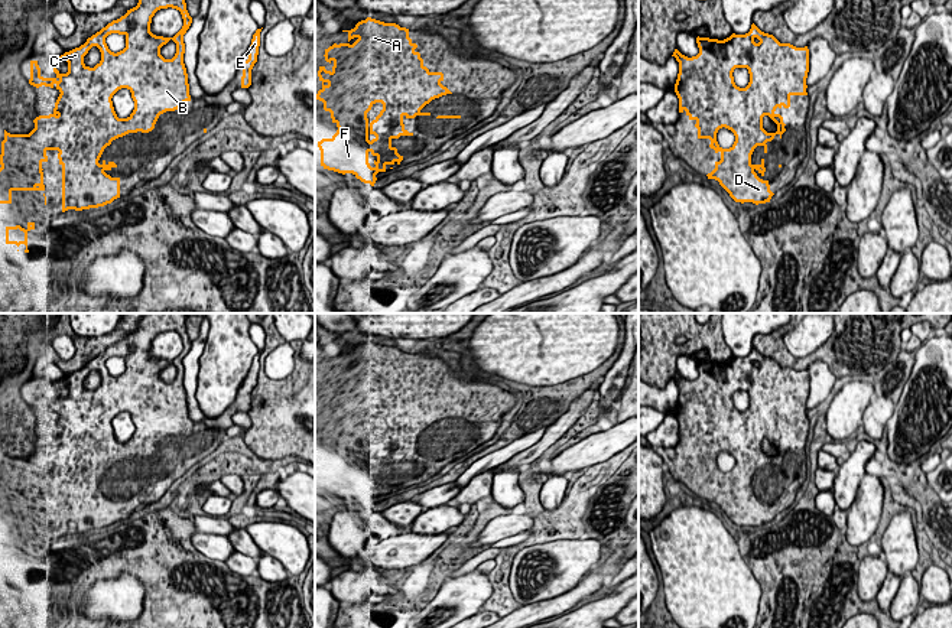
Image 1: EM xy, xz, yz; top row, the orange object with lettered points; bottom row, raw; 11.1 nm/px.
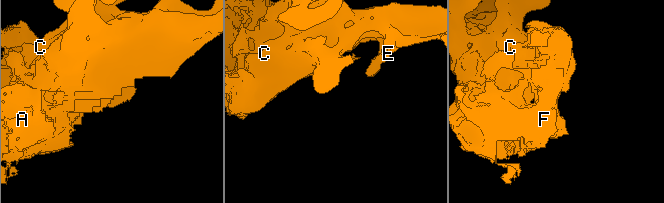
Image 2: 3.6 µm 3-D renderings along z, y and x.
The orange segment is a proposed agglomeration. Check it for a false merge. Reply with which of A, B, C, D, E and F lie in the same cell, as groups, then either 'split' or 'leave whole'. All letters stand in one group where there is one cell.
groups A B C D E F; leave whole

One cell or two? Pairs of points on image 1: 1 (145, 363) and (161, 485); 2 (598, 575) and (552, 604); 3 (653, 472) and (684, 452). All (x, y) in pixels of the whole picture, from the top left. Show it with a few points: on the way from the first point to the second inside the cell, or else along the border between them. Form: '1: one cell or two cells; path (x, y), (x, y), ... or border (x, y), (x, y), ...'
1: one cell; path (145, 393), (176, 425), (174, 455)
2: one cell; path (587, 586), (564, 602)
3: two cells; border (655, 449), (663, 461)

